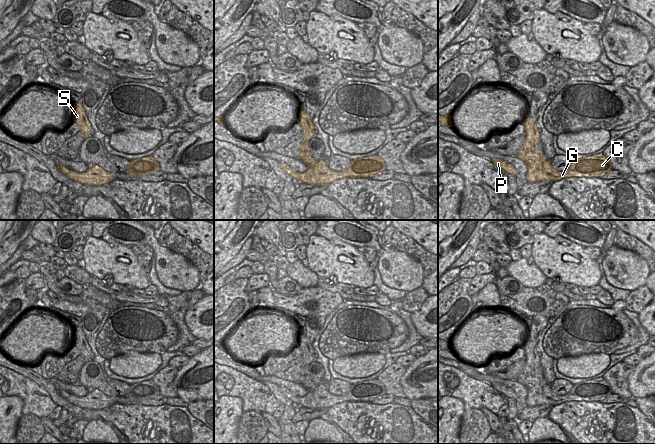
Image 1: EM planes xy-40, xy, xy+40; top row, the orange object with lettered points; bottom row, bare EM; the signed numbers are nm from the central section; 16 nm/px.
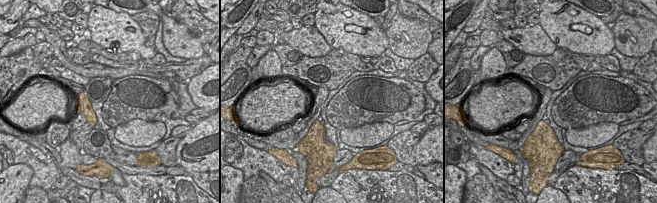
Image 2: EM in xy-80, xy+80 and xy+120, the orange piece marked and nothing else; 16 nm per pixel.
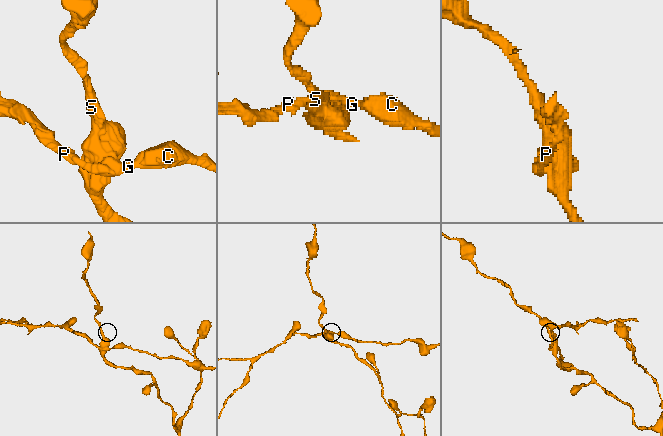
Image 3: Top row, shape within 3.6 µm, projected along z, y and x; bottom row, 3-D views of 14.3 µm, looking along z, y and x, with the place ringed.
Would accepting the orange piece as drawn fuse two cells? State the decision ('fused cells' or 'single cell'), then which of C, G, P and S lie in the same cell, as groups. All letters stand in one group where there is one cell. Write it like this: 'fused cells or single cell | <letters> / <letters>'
fused cells | C G P / S

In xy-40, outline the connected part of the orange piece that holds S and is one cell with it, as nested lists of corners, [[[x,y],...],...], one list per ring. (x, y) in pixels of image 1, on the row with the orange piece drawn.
[[[82,101],[74,103],[73,121],[79,125],[80,132],[84,134],[85,138],[89,137],[92,127],[82,106]]]

